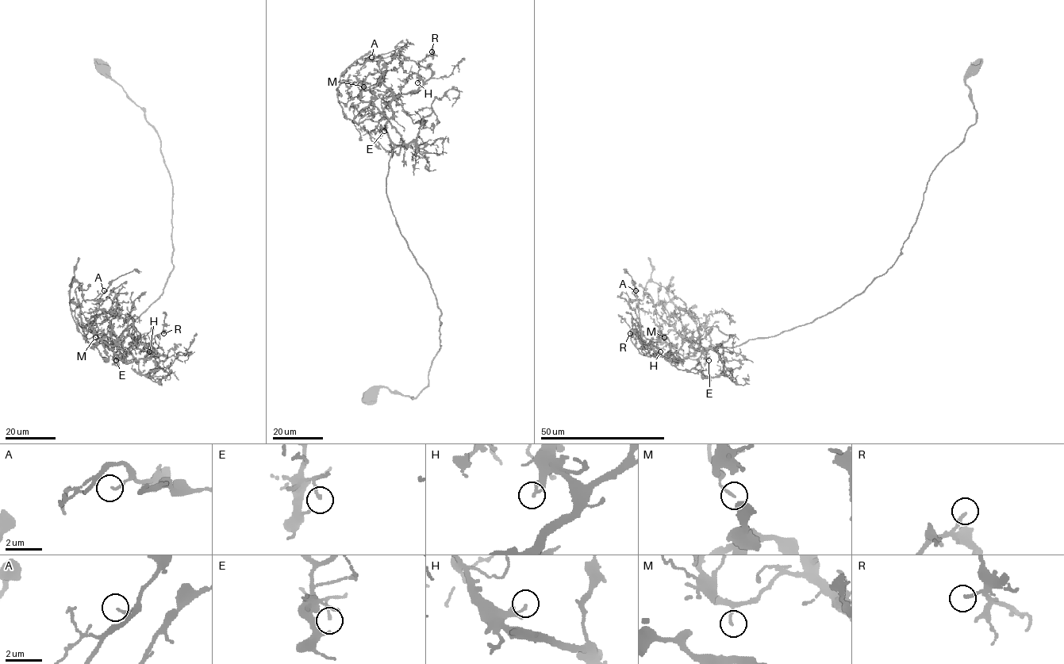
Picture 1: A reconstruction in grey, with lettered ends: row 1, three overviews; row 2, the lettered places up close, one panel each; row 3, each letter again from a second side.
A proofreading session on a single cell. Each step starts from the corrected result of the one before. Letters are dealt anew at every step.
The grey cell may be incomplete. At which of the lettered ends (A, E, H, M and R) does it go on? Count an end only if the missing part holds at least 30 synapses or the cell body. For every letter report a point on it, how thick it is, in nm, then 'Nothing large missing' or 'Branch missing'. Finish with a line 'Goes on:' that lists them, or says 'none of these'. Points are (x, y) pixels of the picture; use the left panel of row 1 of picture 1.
A: Place: (104, 290). Thickness 140 nm. Nothing large missing
E: Place: (116, 360). Thickness 120 nm. Nothing large missing
H: Place: (149, 351). Thickness 150 nm. Nothing large missing
M: Place: (95, 337). Thickness 130 nm. Nothing large missing
R: Place: (163, 333). Thickness 160 nm. Nothing large missing
Goes on: none of these

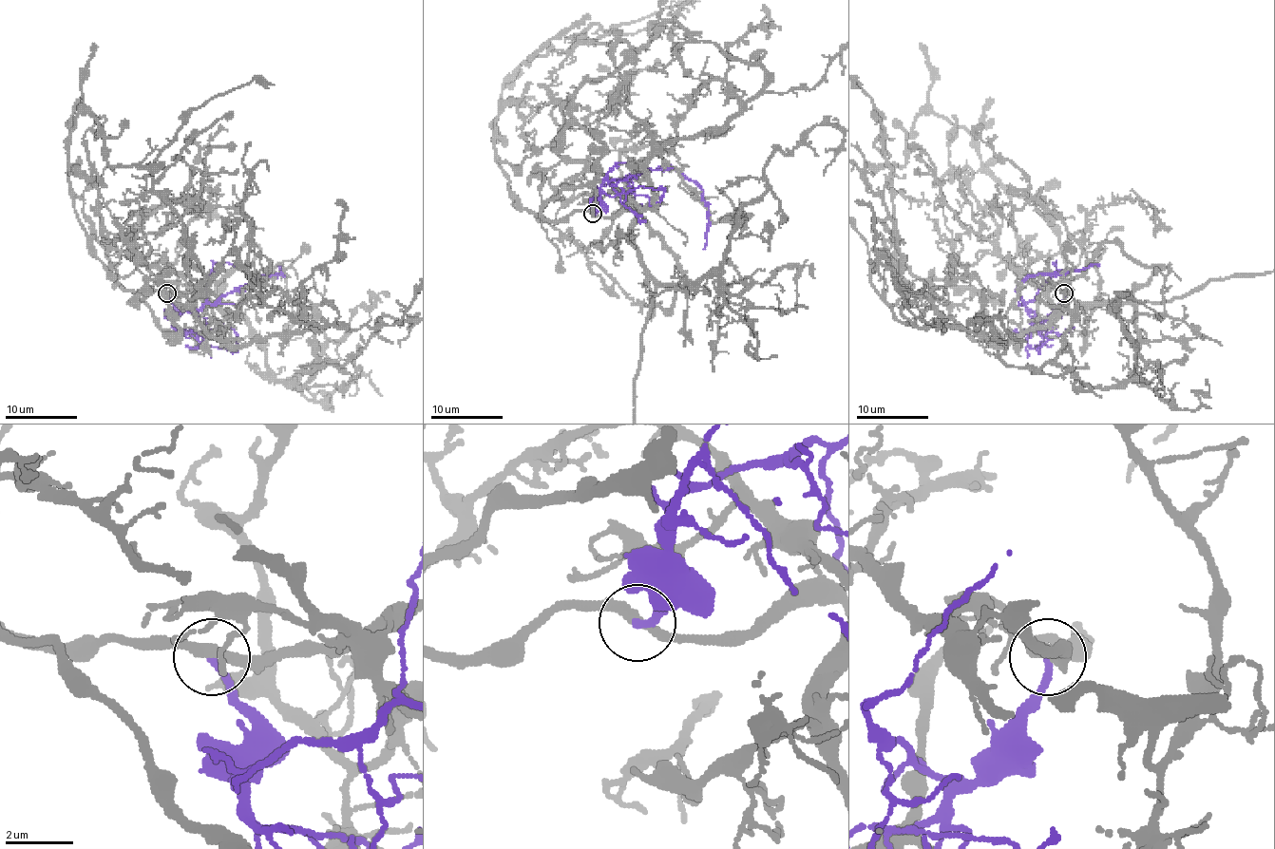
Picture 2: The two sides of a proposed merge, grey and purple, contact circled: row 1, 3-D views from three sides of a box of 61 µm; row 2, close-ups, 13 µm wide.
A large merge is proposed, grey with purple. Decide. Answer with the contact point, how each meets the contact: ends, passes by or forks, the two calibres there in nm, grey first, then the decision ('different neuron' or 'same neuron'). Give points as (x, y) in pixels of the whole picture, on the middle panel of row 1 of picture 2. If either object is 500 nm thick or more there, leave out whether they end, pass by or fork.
(592, 214) | grey passes by | purple ends | 300/220 nm | different neuron

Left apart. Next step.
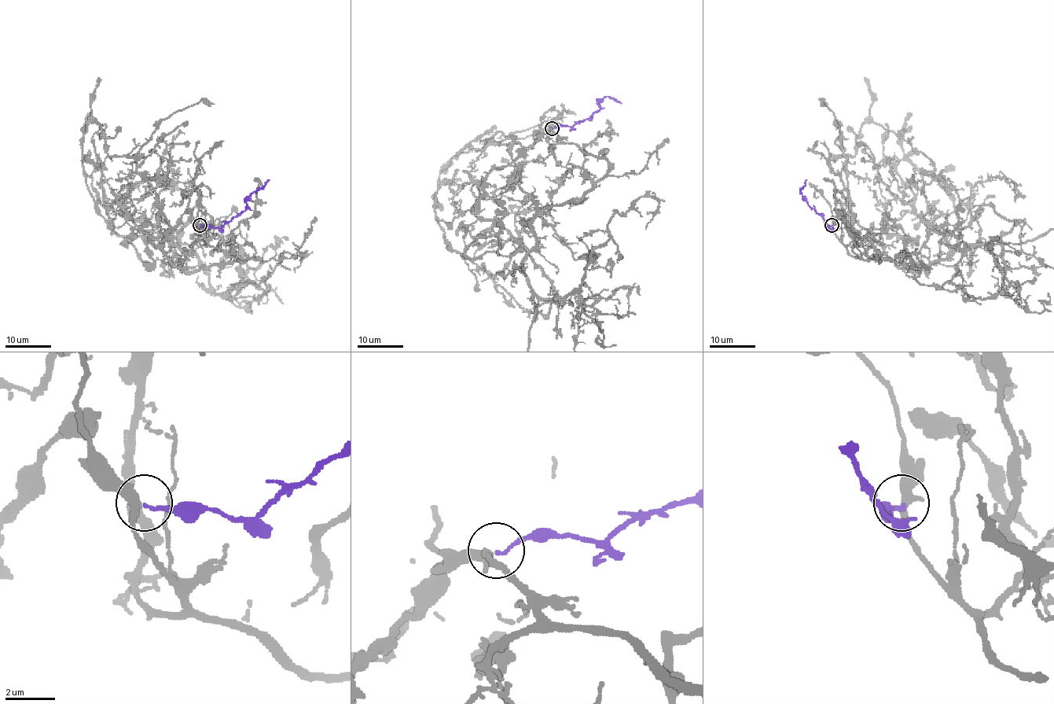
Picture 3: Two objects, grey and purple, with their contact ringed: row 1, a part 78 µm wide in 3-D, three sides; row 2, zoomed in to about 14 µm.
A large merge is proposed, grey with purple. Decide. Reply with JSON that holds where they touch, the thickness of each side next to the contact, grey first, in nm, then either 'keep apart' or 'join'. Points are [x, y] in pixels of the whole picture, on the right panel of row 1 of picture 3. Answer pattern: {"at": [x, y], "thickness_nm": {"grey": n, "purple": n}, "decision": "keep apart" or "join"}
{"at": [831, 225], "thickness_nm": {"grey": 360, "purple": 120}, "decision": "join"}

